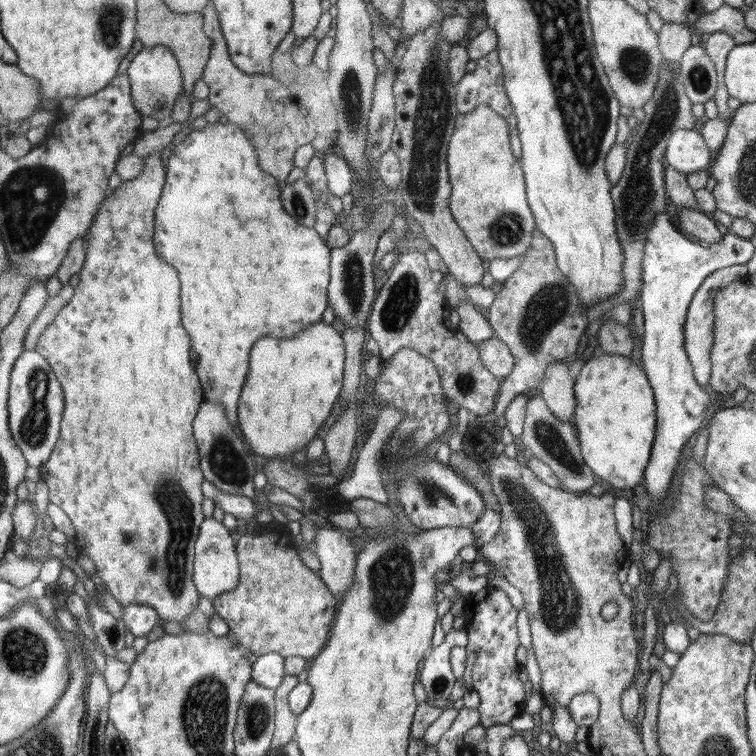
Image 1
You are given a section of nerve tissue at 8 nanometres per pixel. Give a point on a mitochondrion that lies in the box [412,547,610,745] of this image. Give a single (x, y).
(439, 685)

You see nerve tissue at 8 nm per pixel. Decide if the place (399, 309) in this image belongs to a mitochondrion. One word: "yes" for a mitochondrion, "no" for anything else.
yes

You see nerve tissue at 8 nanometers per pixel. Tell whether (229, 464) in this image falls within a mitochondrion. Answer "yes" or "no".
yes

